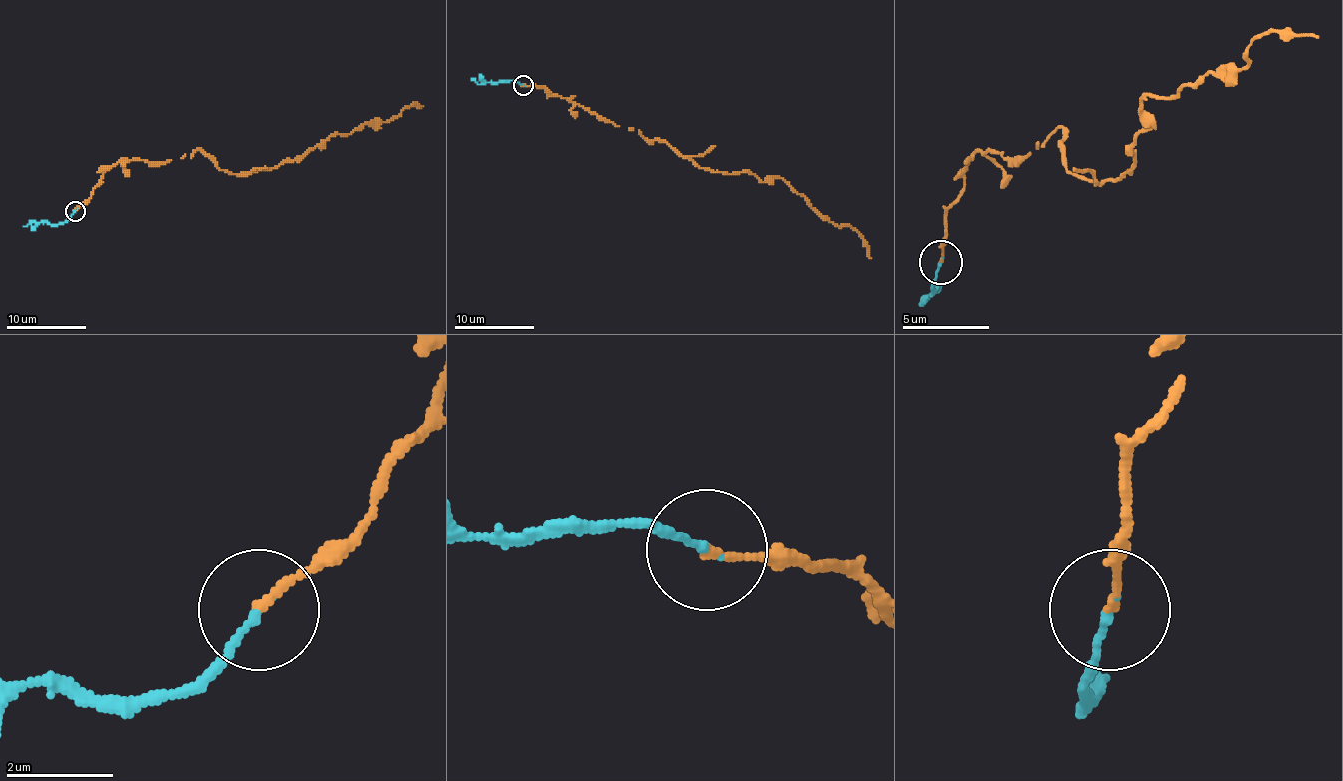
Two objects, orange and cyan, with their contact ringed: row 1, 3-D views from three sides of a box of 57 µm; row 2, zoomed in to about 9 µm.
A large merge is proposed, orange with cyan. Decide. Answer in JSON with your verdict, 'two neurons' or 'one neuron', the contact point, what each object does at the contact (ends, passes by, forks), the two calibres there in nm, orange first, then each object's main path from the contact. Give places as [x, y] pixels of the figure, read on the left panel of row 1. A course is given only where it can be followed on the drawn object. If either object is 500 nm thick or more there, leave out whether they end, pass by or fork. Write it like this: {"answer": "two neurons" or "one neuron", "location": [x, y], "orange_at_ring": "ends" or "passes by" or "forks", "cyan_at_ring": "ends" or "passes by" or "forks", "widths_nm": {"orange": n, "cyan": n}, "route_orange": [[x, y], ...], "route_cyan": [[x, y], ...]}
{"answer": "one neuron", "location": [75, 211], "orange_at_ring": "ends", "cyan_at_ring": "ends", "widths_nm": {"orange": 140, "cyan": 140}, "route_orange": [[75, 210], [125, 160], [167, 162], [201, 150], [221, 170], [253, 172], [423, 106]], "route_cyan": [[75, 210], [63, 222], [29, 222], [23, 226]]}

